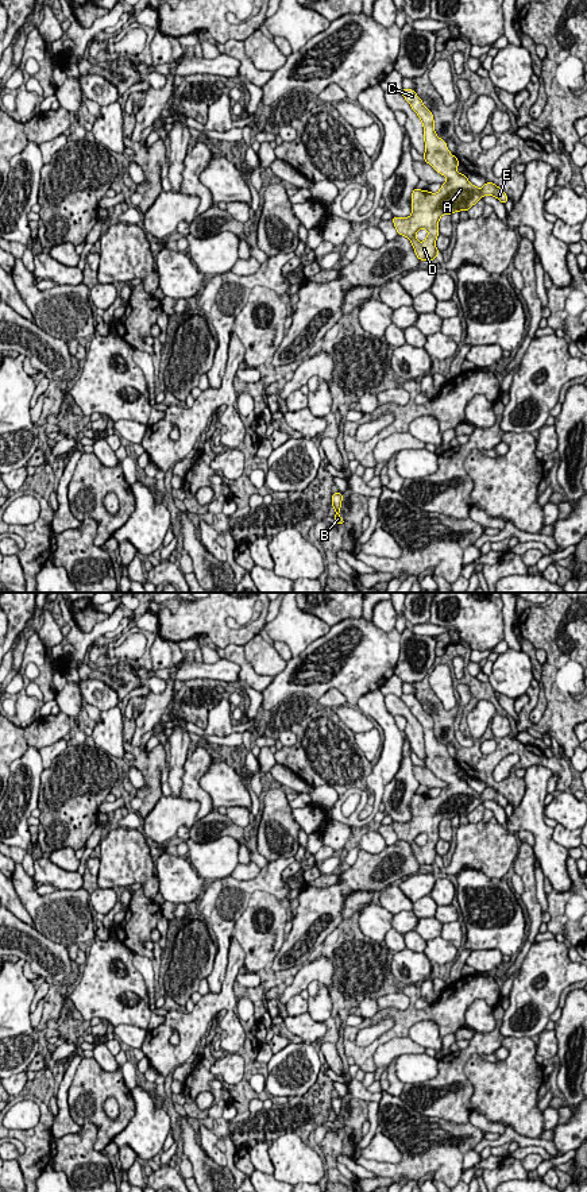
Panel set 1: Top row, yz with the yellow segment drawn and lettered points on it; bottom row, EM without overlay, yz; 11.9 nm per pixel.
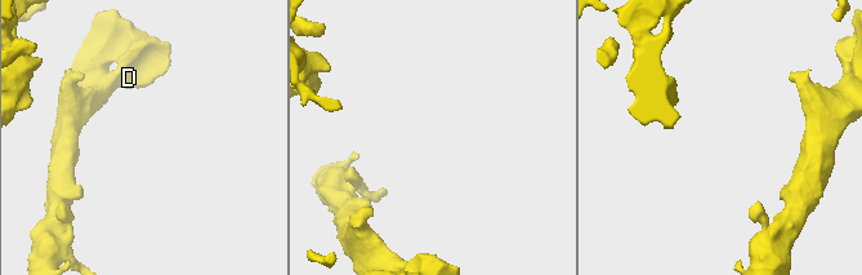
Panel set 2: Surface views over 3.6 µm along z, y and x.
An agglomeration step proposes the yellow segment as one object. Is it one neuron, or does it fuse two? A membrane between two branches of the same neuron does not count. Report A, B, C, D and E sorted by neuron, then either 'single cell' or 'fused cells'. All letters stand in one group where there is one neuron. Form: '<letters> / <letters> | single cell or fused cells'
A B C D E | single cell

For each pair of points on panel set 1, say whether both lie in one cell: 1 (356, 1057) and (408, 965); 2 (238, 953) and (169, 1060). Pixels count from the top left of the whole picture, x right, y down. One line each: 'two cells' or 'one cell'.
1: two cells
2: one cell

